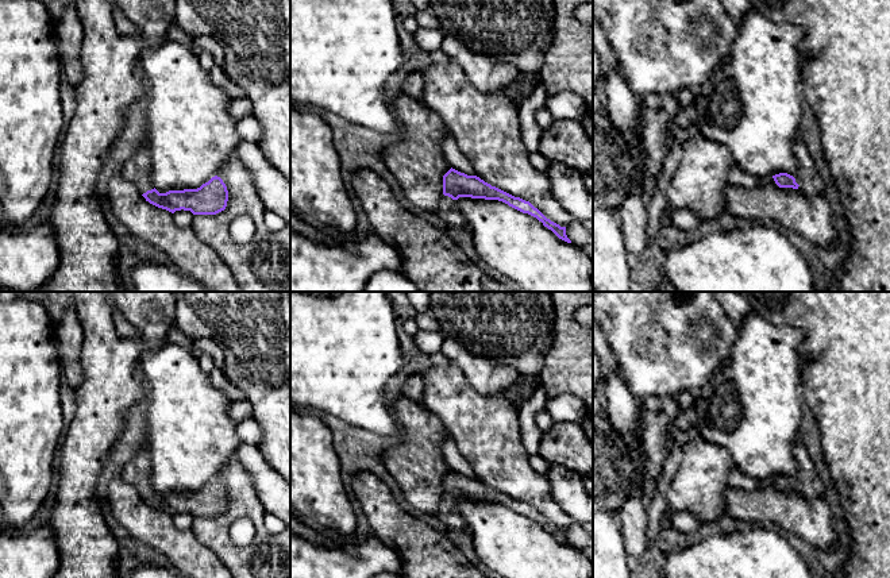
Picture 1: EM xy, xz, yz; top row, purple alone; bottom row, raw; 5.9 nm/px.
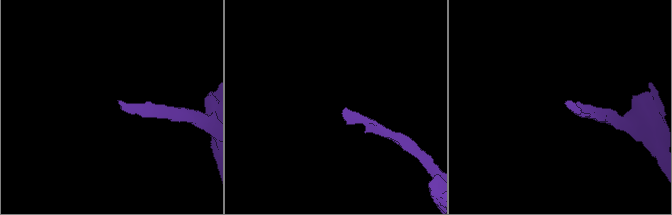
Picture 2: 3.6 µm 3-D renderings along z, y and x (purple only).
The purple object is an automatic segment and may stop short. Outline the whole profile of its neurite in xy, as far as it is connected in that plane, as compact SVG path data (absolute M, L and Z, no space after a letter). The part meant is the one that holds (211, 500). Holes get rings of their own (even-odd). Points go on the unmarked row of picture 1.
M139 448L124 466L122 478L132 485L150 506L166 512L190 513L193 517L216 517L226 512L228 493L217 478L197 492L159 496L151 482L151 458L149 448Z

